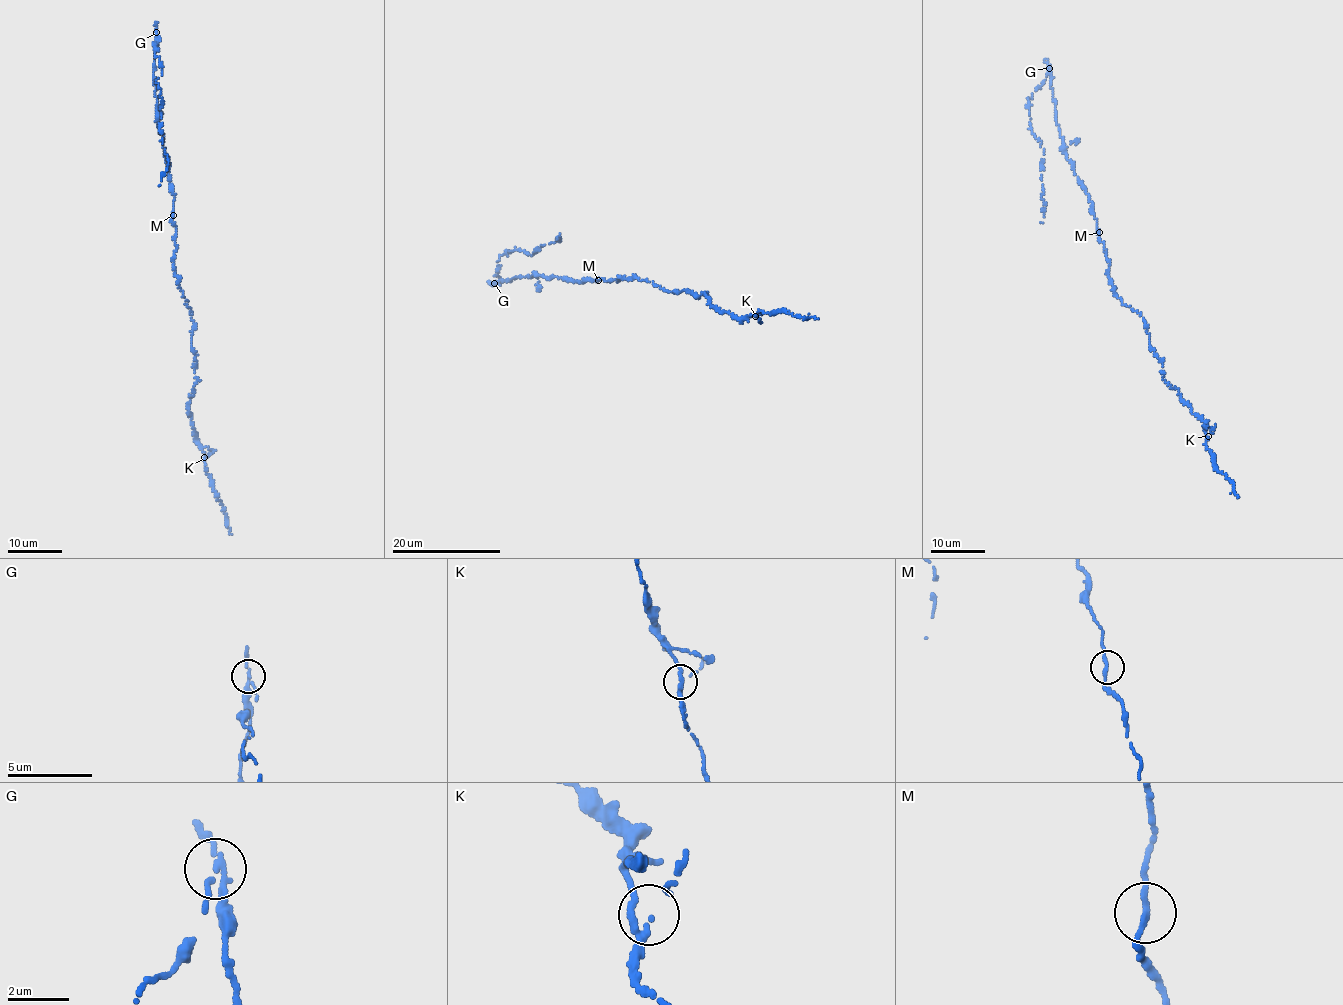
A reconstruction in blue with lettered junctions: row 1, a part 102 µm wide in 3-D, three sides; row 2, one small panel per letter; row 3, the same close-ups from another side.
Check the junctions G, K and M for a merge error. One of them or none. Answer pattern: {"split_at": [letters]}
{"split_at": ["G"]}

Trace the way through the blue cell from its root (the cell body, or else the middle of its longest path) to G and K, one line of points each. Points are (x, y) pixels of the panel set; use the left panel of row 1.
G: (173, 215), (174, 194), (158, 125), (153, 77), (157, 32)
K: (173, 215), (177, 233), (173, 270), (194, 324), (191, 337), (196, 381), (188, 411), (204, 457)

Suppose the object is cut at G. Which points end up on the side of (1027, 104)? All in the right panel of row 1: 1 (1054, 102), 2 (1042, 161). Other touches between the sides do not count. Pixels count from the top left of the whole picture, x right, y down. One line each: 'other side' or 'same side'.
1: other side
2: same side

